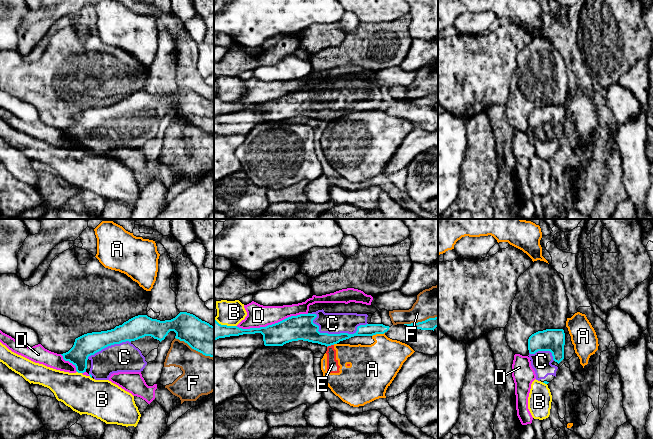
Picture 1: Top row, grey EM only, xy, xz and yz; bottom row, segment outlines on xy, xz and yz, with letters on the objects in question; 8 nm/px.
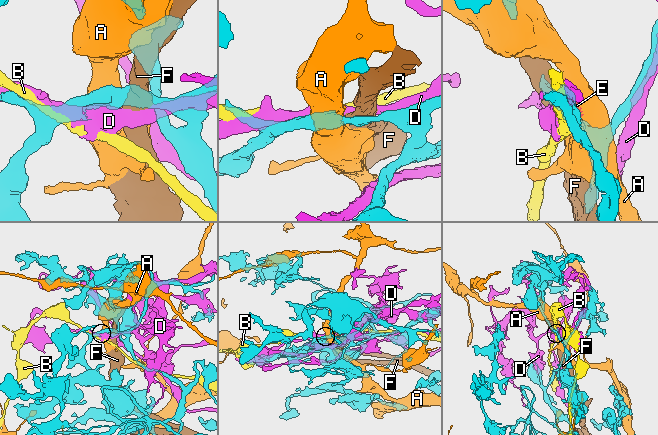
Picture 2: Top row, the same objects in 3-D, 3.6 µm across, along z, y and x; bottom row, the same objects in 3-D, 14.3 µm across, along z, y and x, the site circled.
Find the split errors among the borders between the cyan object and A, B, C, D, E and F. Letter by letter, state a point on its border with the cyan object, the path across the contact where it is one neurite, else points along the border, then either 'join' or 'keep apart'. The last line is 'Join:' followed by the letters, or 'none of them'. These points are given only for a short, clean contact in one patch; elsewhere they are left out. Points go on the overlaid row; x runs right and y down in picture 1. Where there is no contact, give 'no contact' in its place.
A: xz (378, 333) | keep apart
B: xz (225, 325) | keep apart
C: xz (332, 334) | join
D: xz (272, 324) | keep apart
E: xz (330, 345) | along xz (333, 344), (327, 347) | keep apart
F: xy (194, 349) | keep apart
Join: C

